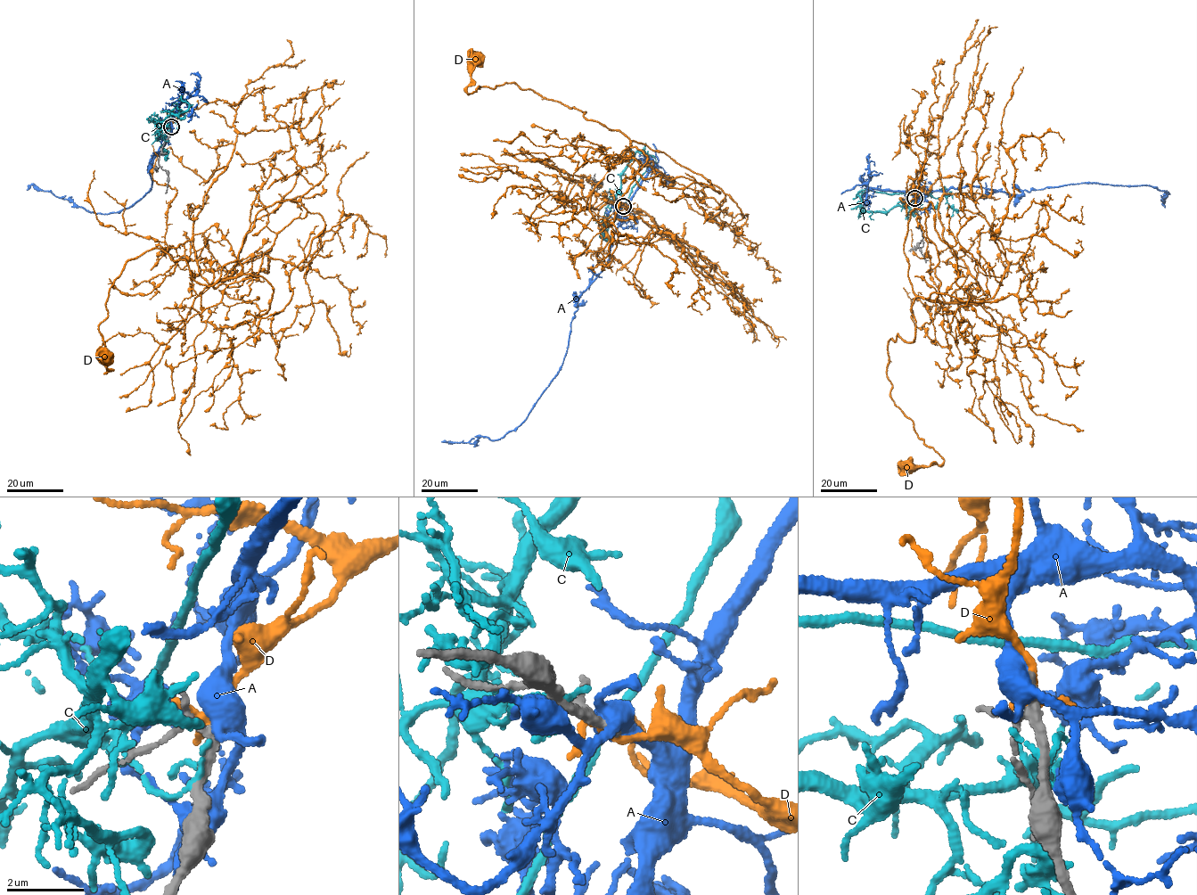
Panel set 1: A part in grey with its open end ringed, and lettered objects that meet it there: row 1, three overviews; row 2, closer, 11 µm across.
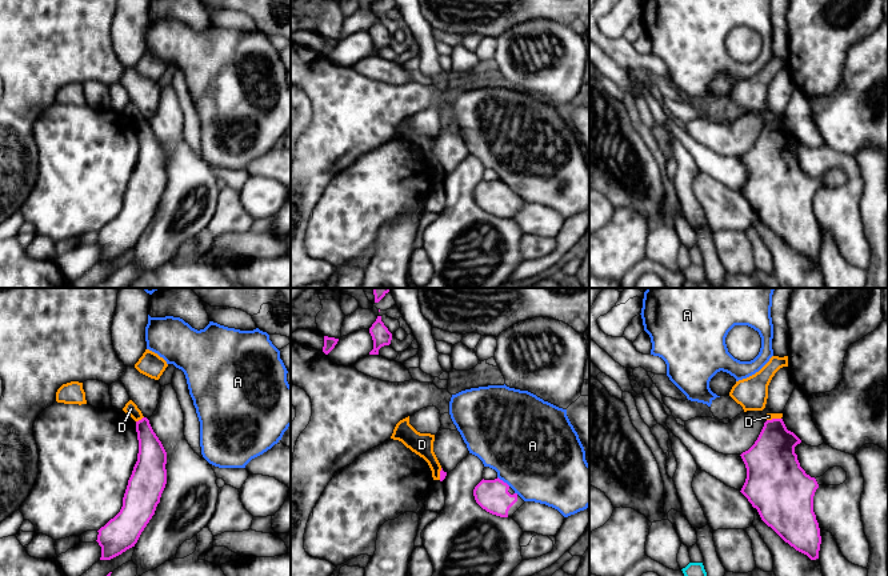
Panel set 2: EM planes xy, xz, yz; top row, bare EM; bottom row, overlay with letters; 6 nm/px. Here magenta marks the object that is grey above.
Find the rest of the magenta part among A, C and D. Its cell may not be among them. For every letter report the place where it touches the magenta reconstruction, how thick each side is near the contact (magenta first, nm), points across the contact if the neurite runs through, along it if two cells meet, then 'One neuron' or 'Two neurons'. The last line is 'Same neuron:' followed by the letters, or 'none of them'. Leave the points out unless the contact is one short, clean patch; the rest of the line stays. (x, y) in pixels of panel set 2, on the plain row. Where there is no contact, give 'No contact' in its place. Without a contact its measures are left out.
A: Touches magenta at xz (503, 183). Thickness 190 nm (magenta) against 480 nm. Two neurons
C: No contact. Two neurons
D: Touches magenta at xy (139, 122). Thickness 180 nm (magenta) against 80 nm. Boundary: xy (143, 118), (136, 123). Two neurons
Same neuron: none of them

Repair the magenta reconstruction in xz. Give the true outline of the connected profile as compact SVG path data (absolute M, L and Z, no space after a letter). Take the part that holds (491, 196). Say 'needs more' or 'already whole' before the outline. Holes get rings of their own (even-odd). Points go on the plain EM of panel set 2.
needs more; M499 179L495 181L481 181L473 191L476 204L487 213L512 219L525 204L507 184Z

